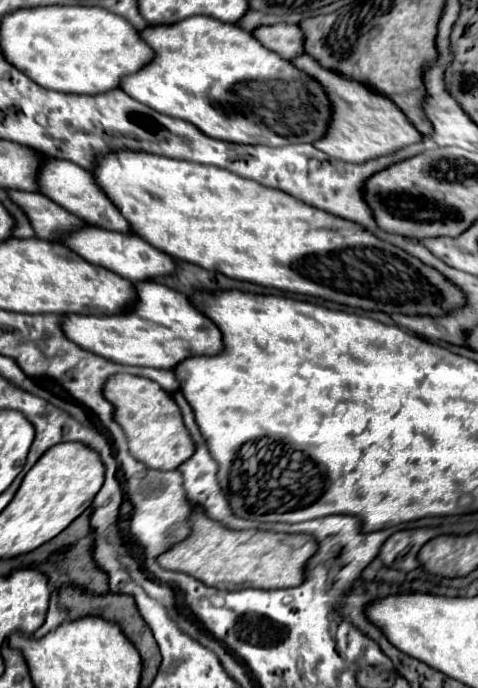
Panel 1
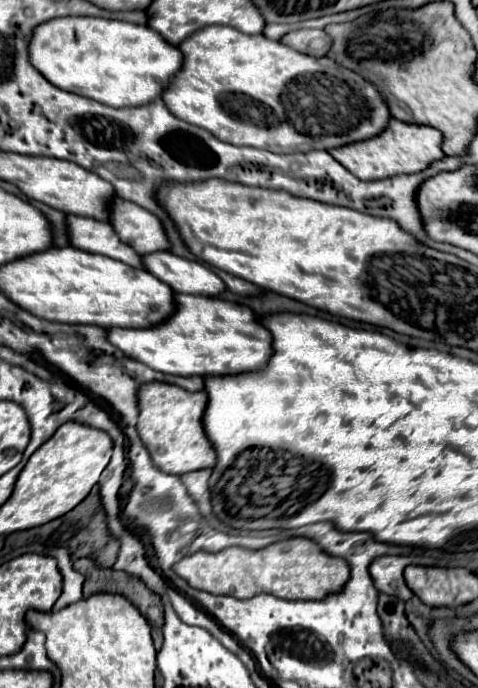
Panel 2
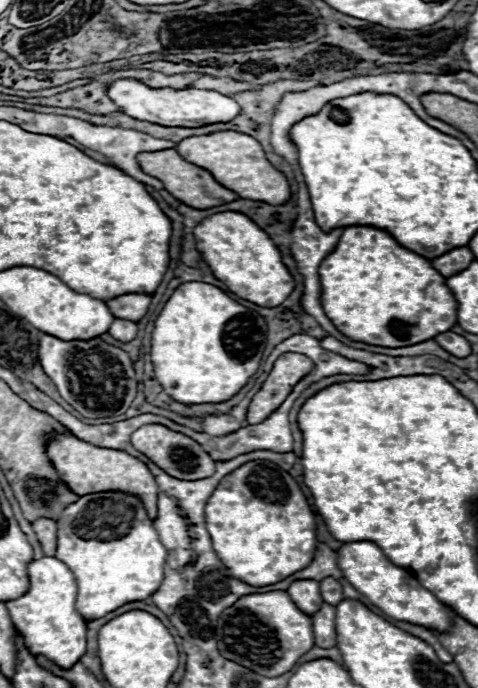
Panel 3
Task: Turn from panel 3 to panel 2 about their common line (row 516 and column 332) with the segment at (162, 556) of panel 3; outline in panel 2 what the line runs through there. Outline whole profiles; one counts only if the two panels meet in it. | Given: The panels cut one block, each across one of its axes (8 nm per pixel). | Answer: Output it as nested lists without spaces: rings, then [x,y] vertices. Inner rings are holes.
[[[208,26],[186,38],[180,50],[184,54],[184,66],[162,100],[170,106],[174,116],[206,128],[218,140],[234,146],[250,146],[274,154],[332,150],[378,136],[392,118],[376,86],[366,82],[360,74],[354,74],[354,70],[346,70],[330,58],[300,54],[266,36],[238,34],[238,30],[230,26]]]

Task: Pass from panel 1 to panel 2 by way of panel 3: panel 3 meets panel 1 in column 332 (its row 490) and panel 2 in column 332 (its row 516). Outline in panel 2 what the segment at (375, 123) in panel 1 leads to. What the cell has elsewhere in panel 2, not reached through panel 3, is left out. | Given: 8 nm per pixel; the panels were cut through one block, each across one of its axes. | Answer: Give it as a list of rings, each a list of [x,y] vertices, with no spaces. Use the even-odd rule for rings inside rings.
[[[394,120],[388,124],[388,128],[378,134],[376,138],[364,140],[364,142],[354,142],[350,146],[334,148],[330,154],[346,166],[356,178],[362,178],[364,182],[372,180],[382,180],[382,178],[392,178],[398,174],[418,174],[426,170],[432,162],[446,158],[442,152],[442,134],[430,126],[414,126],[406,124],[400,120]]]

